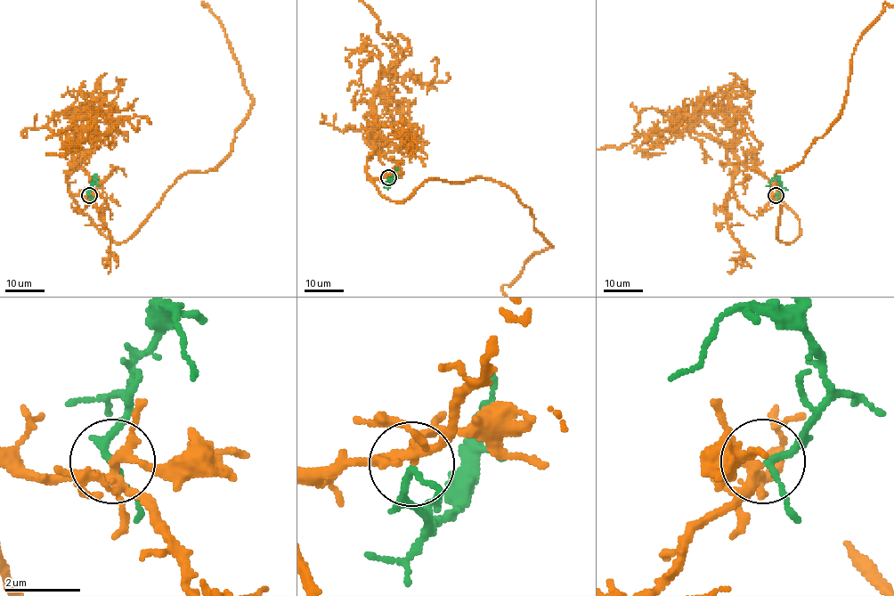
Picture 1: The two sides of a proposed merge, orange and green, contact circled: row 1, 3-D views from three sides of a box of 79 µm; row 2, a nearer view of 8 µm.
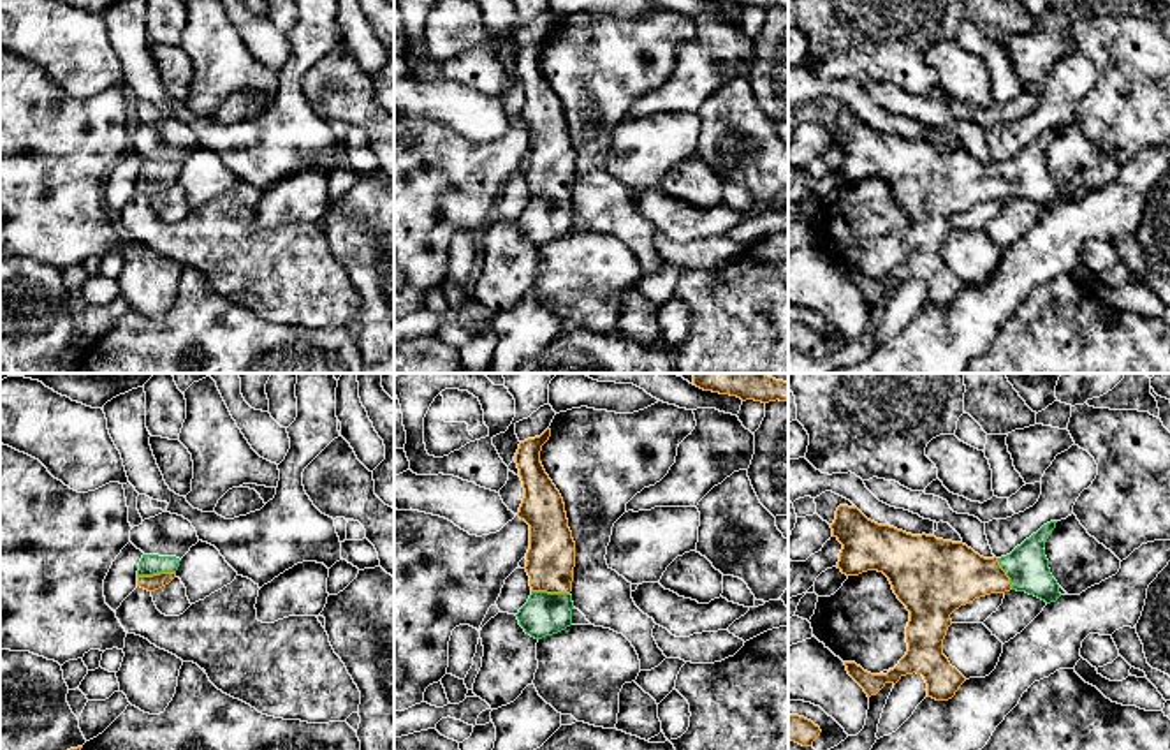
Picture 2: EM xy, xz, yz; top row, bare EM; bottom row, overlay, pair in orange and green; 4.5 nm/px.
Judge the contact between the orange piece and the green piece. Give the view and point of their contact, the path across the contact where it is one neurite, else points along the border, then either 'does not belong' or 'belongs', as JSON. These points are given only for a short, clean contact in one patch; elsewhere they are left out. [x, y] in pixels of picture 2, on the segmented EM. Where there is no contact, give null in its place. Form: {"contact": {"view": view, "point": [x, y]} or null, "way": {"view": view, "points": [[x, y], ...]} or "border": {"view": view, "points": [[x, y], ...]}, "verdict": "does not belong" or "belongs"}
{"contact": {"view": "xy", "point": [155, 574]}, "way": {"view": "xy", "points": [[155, 581], [155, 574], [150, 564]]}, "verdict": "belongs"}

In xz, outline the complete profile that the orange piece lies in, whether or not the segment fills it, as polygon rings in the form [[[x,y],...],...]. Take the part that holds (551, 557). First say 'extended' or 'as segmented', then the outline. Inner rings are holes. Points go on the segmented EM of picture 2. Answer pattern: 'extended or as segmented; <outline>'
extended; [[[547,428],[540,437],[519,444],[516,463],[524,488],[517,516],[530,525],[526,572],[531,595],[516,614],[535,639],[558,634],[572,625],[572,581],[575,542],[568,528],[565,504],[540,463]]]

